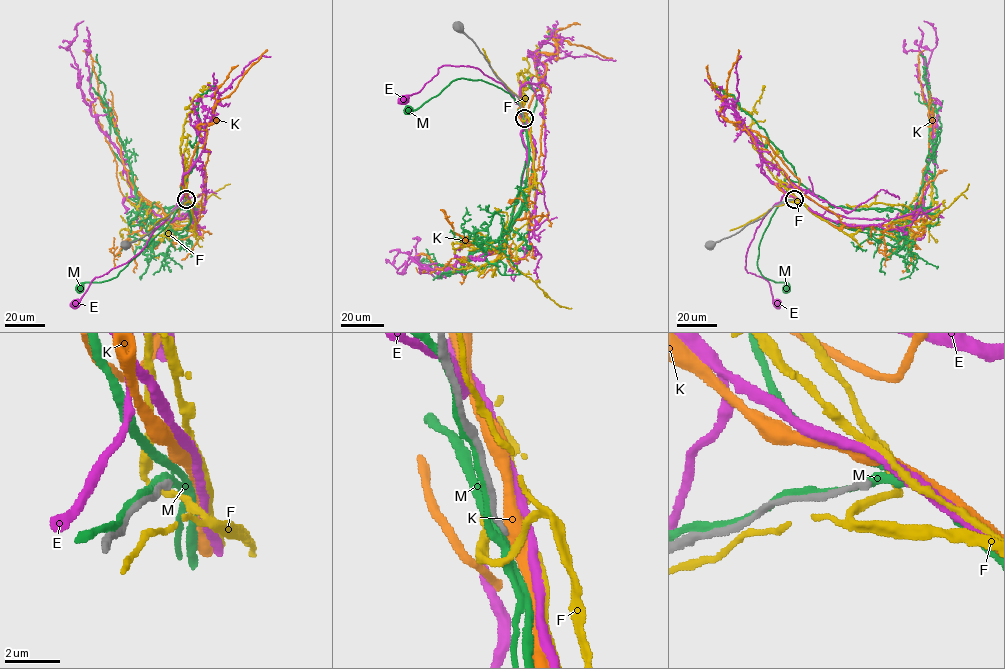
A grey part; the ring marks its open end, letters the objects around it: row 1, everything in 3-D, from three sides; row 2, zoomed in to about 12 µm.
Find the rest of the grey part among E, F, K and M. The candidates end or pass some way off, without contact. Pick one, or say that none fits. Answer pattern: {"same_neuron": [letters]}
{"same_neuron": ["K"]}

